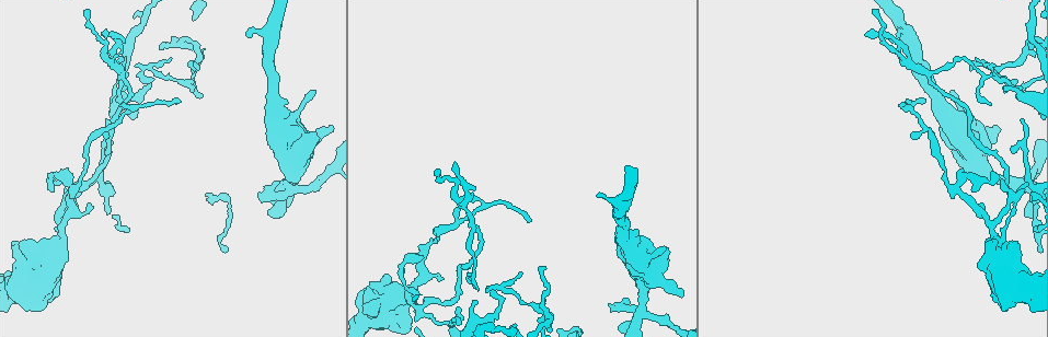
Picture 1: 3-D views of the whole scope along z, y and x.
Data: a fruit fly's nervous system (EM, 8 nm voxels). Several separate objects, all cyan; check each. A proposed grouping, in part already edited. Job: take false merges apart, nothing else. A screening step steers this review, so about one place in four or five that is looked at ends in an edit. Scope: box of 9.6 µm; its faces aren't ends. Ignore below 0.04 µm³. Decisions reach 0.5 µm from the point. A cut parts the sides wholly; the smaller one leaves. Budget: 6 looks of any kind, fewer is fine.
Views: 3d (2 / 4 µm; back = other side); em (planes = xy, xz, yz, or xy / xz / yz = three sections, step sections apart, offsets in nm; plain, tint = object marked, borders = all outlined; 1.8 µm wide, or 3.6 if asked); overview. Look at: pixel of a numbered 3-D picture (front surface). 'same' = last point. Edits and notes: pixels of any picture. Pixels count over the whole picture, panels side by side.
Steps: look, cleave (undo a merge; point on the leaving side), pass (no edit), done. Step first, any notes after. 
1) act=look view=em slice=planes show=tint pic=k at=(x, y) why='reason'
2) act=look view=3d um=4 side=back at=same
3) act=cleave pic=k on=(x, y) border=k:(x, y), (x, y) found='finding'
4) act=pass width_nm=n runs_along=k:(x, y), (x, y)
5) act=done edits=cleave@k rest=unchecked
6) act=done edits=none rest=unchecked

act=look view=em slice=planes show=tint pic=1 at=(111, 61) why='abrupt turn'

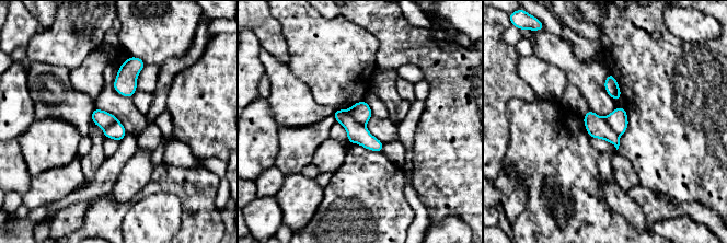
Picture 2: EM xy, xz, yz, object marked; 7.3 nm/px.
act=cleave pic=2 on=(361, 113) border=2:(348, 110), (349, 114), (365, 126) found='a second neuron is stuck on'

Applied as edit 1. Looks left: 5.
act=look view=3d um=4 pic=1 at=(641, 311) why='two arms in line, one across'

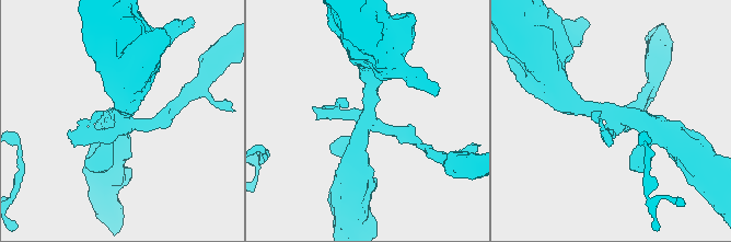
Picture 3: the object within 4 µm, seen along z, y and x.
act=look view=em slice=planes show=borders pic=3 at=(123, 118)

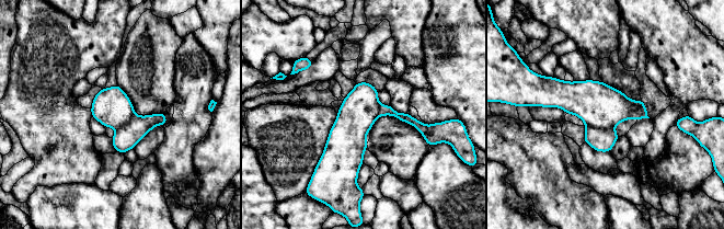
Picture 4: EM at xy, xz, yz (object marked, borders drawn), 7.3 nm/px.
act=cleave pic=4 on=(600, 139) part_leaving=4:(381, 109), (411, 119), (426, 135) found='two neurons meet here'

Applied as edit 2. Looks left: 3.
act=done edits=cleave@2,cleave@4 rest=unchecked

